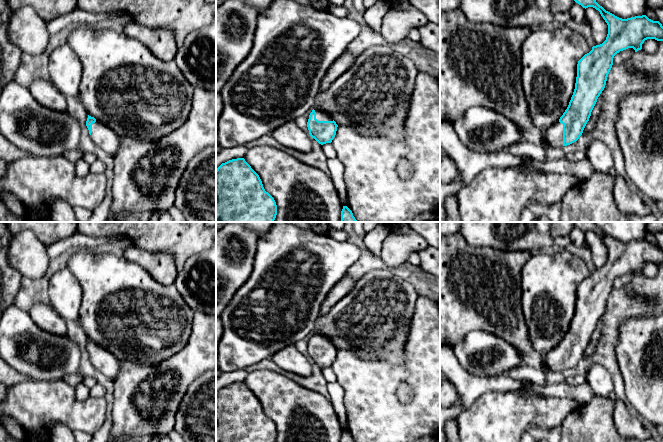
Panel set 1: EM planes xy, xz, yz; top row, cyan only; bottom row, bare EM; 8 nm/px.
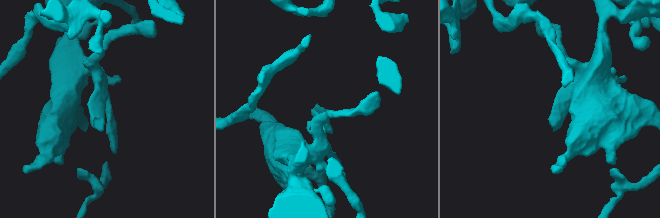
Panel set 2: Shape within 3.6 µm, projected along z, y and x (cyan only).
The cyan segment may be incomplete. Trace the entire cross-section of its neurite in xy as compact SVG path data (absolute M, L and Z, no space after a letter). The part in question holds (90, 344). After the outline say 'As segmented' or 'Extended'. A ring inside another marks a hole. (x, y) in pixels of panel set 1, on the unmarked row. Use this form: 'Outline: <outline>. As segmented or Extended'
Outline: M88 339L86 350L91 364L103 375L115 380L119 371L118 359L107 349Z. Extended

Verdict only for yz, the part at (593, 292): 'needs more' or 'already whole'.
needs more

